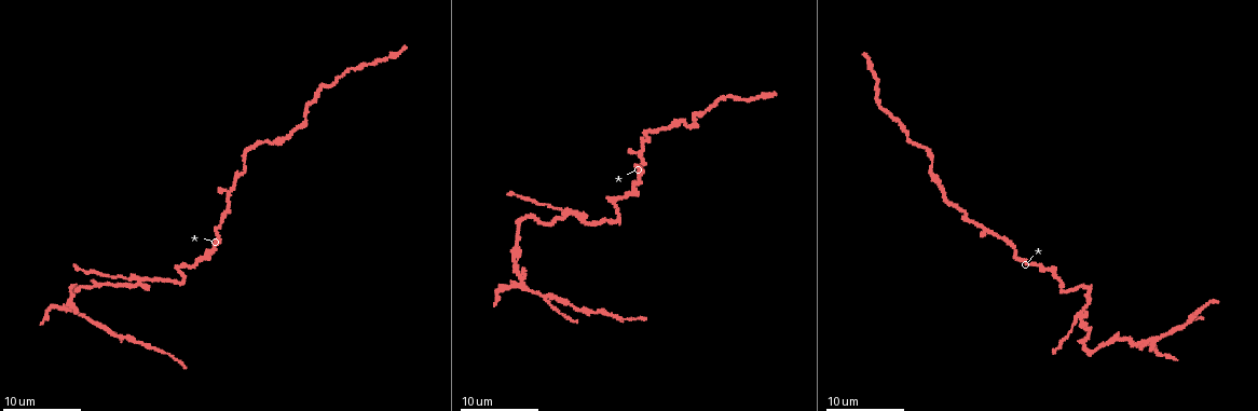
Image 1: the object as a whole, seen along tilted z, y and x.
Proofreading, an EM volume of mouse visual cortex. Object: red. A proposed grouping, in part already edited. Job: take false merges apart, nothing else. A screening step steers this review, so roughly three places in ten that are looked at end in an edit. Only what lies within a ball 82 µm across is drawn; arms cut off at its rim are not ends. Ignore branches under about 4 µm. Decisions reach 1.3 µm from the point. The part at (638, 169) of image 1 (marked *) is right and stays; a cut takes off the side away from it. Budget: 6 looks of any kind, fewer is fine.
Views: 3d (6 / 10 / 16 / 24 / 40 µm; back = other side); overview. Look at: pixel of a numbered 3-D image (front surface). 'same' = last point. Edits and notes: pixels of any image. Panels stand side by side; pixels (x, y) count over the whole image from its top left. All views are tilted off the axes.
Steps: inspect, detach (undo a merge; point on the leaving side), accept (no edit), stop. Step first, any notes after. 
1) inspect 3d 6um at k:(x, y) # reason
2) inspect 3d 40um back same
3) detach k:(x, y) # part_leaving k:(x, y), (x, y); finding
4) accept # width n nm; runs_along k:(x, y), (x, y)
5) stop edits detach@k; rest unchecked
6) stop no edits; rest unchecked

inspect 3d 16um at 1:(1063, 291) # sharp bend

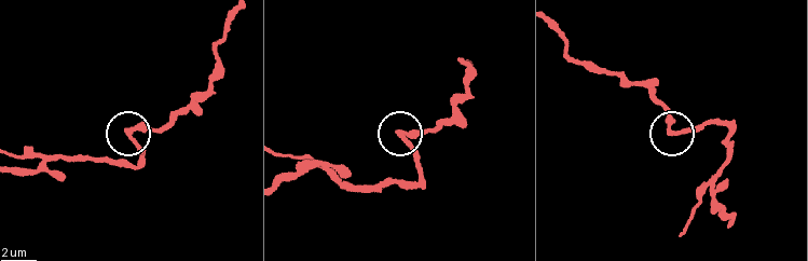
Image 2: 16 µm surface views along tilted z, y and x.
accept # width 280 nm; runs_along 2:(464, 70), (464, 94), (451, 119), (399, 134), (422, 164); one neuron here

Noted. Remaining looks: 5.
inspect 3d 16um at 1:(1081, 316) # four arms meet

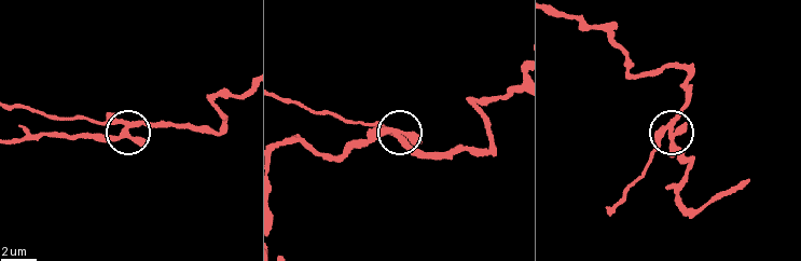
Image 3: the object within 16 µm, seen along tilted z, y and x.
detach 3:(104, 122) # side_arm 10 um; part_leaving 3:(126, 124), (44, 117), (11, 108); two neurons meet here

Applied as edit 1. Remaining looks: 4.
inspect overview # redraw

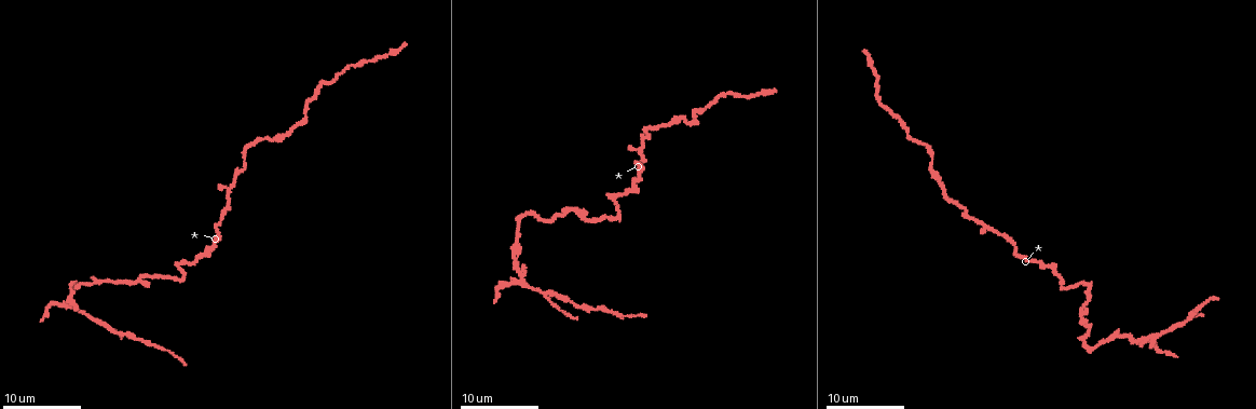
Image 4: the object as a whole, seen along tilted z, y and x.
inspect 3d 10um at 4:(1154, 337) # four or more arms meet

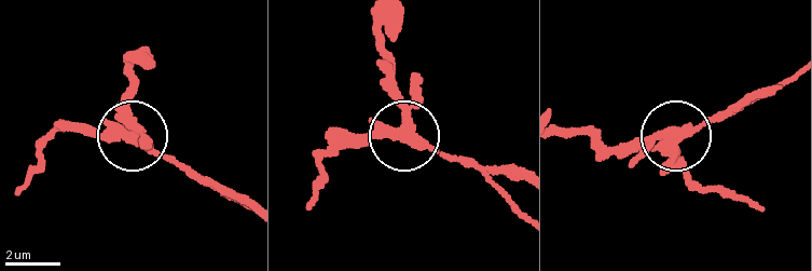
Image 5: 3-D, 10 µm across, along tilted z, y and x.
detach 5:(159, 153) # part_leaving 5:(674, 135), (679, 125), (727, 110), (756, 92); a second neuron is stuck on

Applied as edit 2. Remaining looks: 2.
stop edits detach@3, detach@5; rest unchecked

